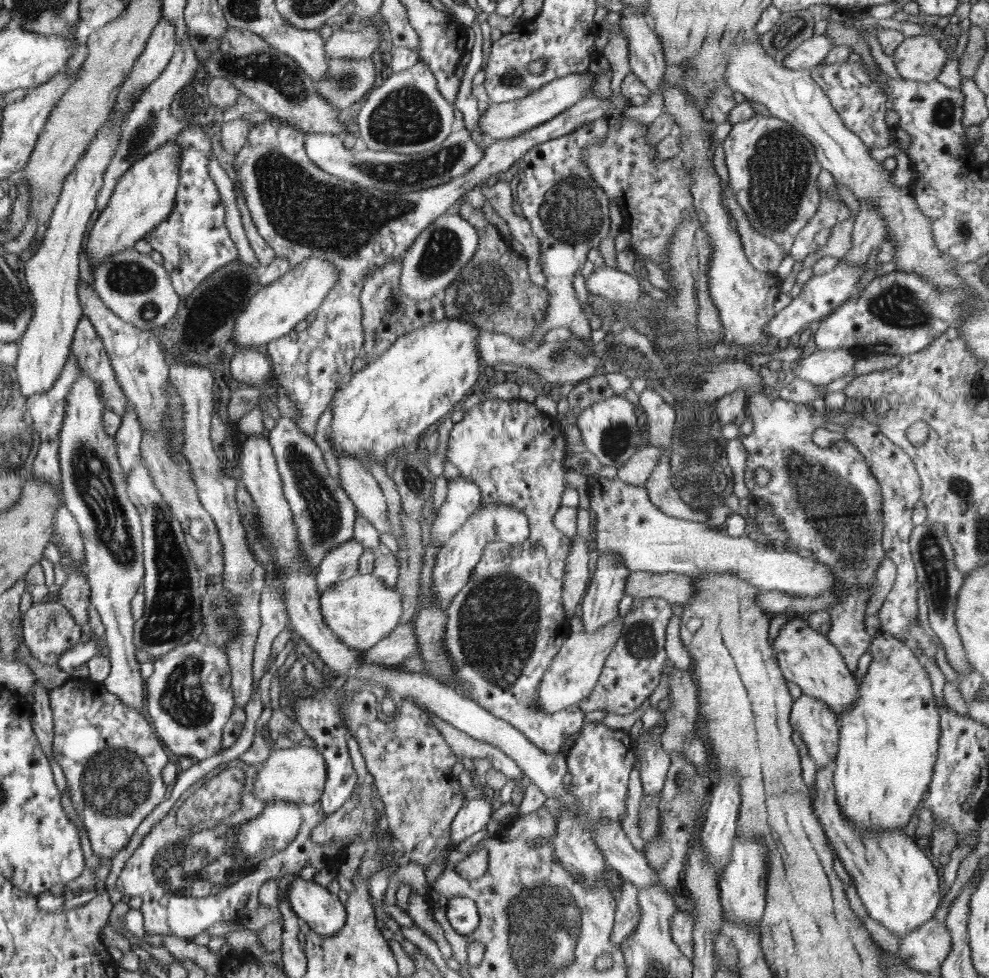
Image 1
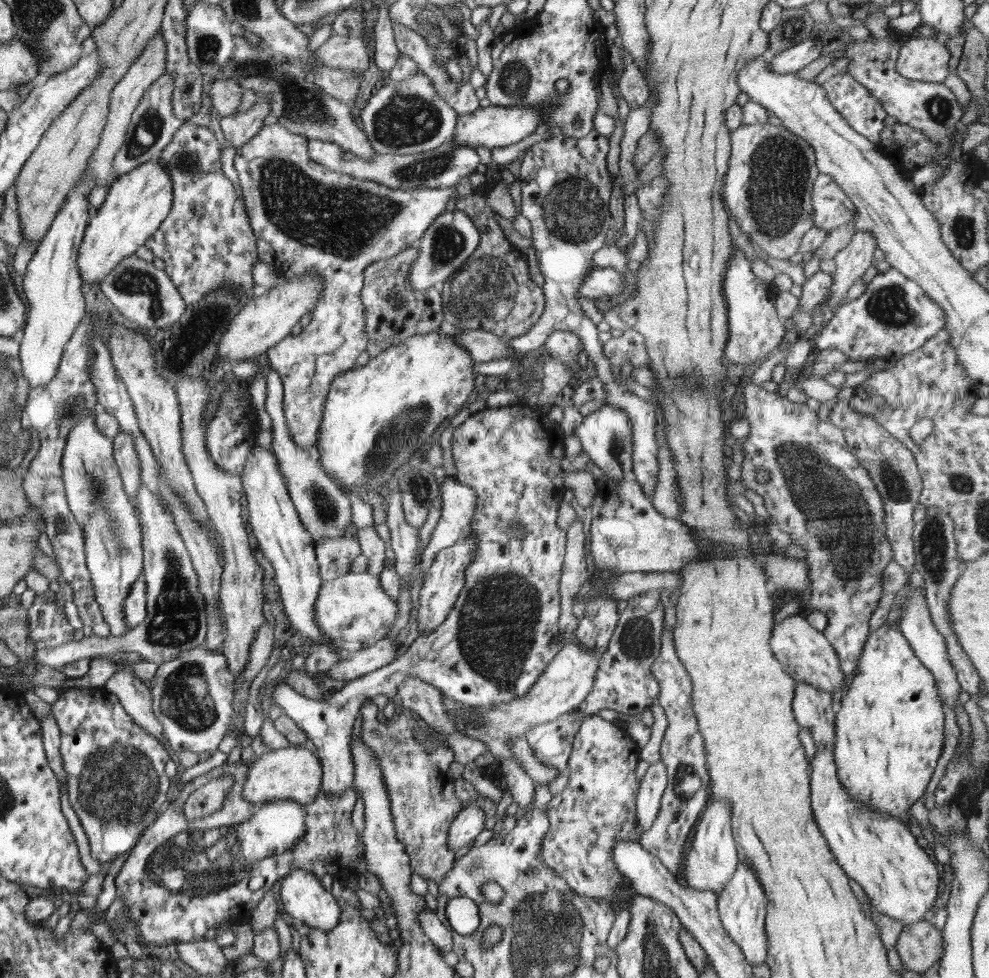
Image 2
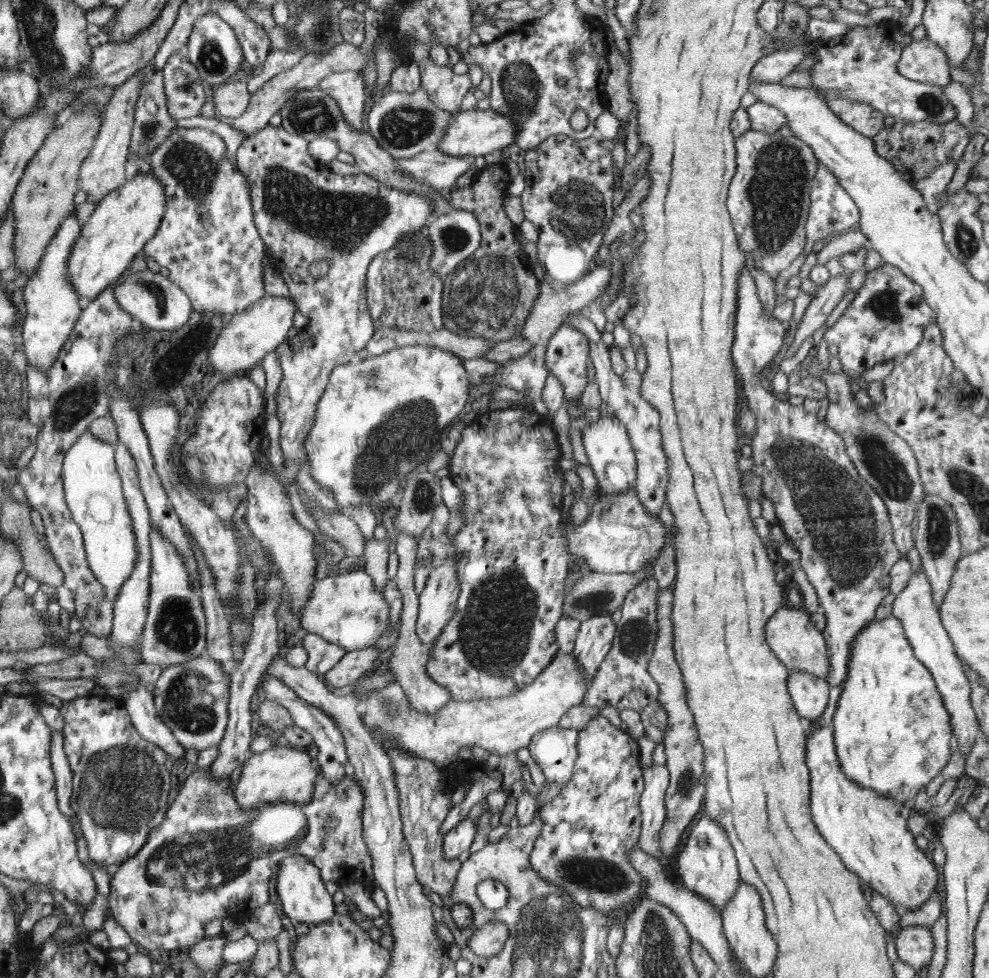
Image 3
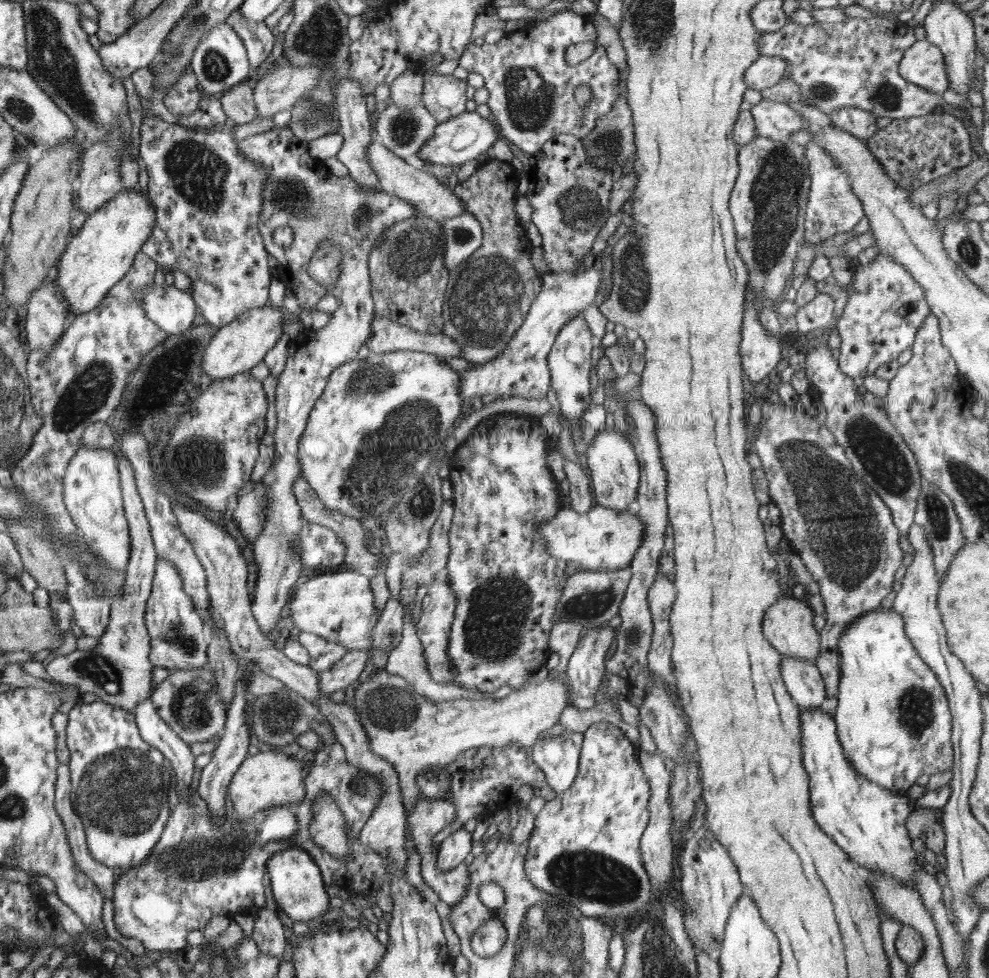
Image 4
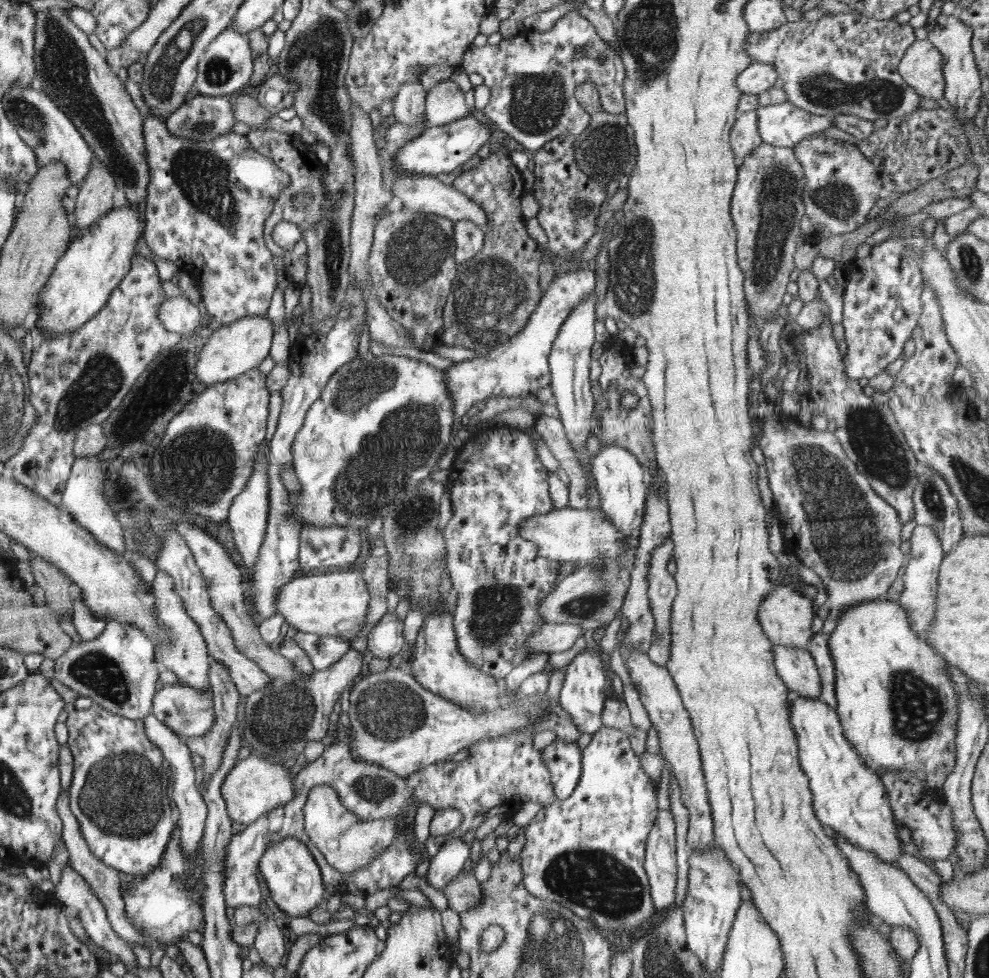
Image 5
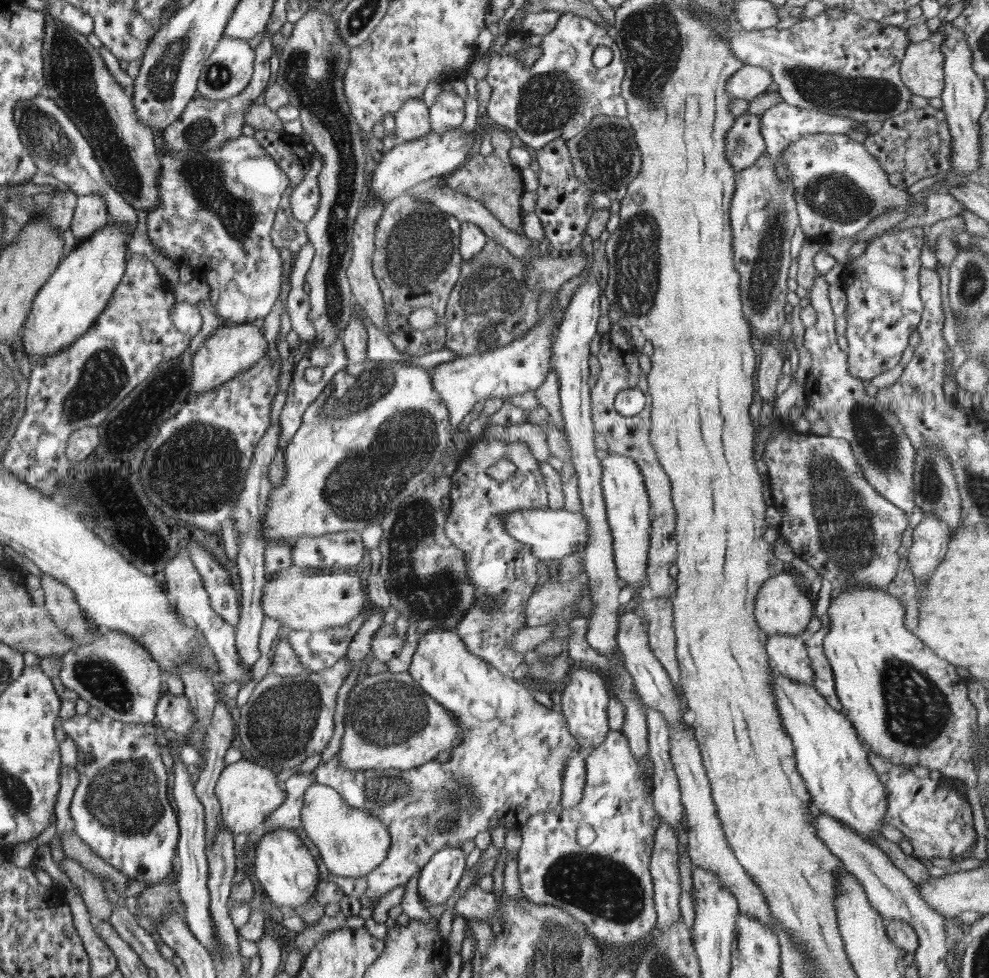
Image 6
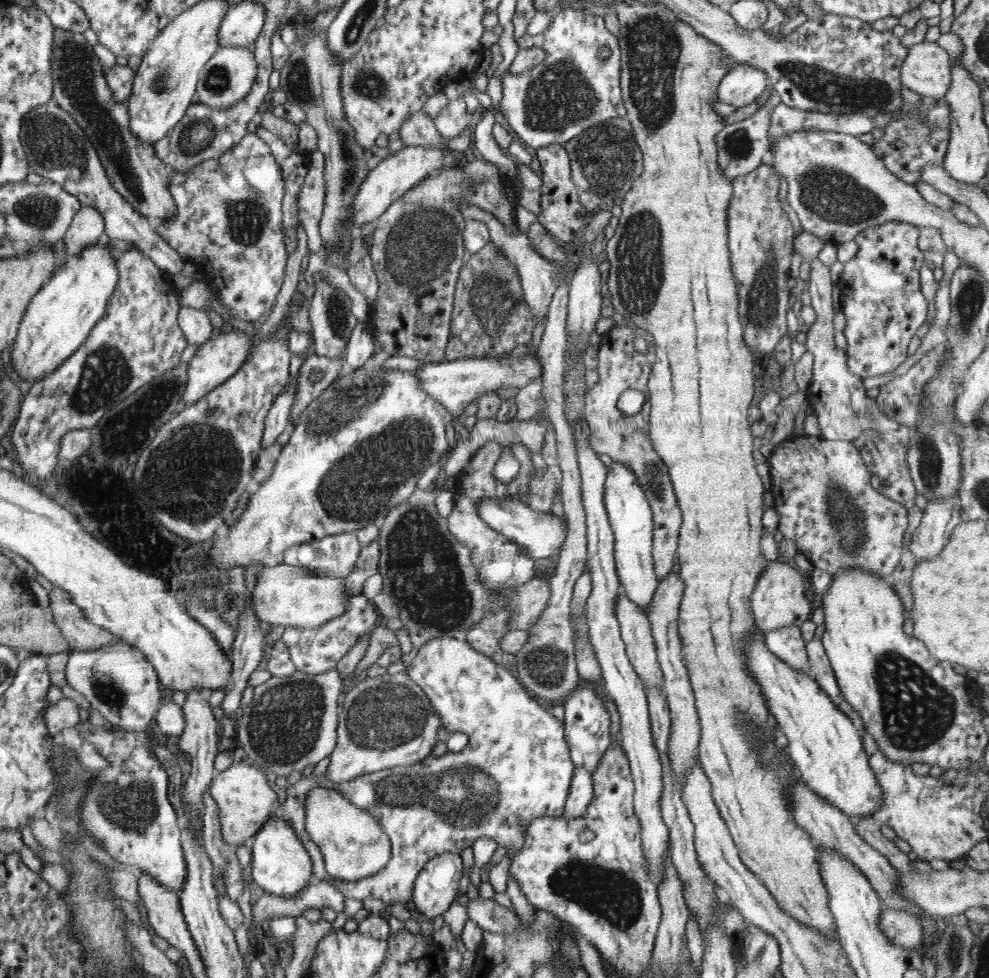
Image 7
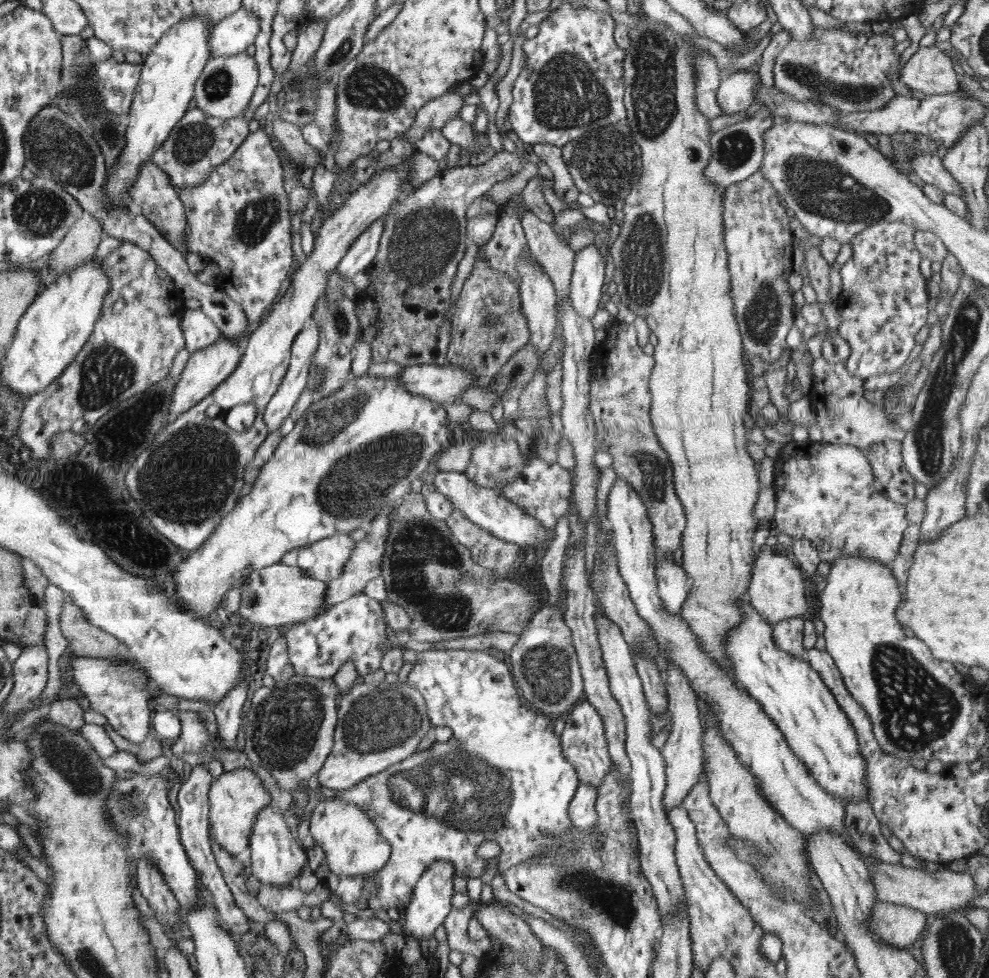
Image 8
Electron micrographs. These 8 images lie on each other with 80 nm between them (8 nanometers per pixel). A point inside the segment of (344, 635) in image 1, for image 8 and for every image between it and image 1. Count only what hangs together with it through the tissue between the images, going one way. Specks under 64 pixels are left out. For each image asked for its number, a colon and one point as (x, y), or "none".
2: (354, 612)
3: (347, 610)
4: (340, 607)
5: (336, 604)
6: (303, 602)
7: (284, 595)
8: (278, 595)

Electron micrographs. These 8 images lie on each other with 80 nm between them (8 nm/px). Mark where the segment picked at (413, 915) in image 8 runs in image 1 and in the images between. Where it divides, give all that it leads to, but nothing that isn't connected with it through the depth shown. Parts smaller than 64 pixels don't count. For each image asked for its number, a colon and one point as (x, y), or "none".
1: (474, 815)
2: (468, 823)
3: (463, 836)
4: (453, 850)
5: (452, 857)
6: (438, 878)
7: (435, 888)

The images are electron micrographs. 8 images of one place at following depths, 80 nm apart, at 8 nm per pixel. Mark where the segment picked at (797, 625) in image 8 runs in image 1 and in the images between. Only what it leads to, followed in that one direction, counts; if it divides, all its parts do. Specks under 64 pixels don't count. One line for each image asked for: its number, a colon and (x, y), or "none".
1: (817, 727)
2: (814, 710)
3: (810, 695)
4: (803, 680)
5: (795, 666)
6: (788, 654)
7: (787, 643)

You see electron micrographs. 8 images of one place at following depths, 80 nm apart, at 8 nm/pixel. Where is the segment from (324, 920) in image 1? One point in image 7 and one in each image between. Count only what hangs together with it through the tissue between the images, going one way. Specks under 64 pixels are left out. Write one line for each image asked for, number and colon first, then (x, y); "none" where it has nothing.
2: (304, 898)
3: (304, 899)
4: (297, 886)
5: (291, 871)
6: (284, 866)
7: (281, 864)

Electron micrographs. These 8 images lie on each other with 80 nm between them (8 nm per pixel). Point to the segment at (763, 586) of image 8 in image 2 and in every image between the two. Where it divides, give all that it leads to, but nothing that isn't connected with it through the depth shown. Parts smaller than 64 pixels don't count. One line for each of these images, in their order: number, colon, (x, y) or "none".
2: (804, 652)
3: (790, 634)
4: (788, 625)
5: (785, 616)
6: (781, 607)
7: (778, 600)

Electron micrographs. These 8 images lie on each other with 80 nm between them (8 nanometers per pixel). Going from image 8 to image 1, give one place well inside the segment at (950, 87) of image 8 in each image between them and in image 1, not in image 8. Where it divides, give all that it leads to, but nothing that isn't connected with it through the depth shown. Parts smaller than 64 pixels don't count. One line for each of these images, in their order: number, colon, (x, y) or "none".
1: (919, 58)
2: (925, 59)
3: (923, 61)
4: (922, 64)
5: (921, 67)
6: (921, 70)
7: (926, 70)

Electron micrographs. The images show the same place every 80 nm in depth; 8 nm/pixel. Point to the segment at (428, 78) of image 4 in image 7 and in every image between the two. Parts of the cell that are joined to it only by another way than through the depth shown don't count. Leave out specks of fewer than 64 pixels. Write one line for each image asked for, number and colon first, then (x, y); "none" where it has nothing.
5: (444, 104)
6: (446, 113)
7: (451, 121)

